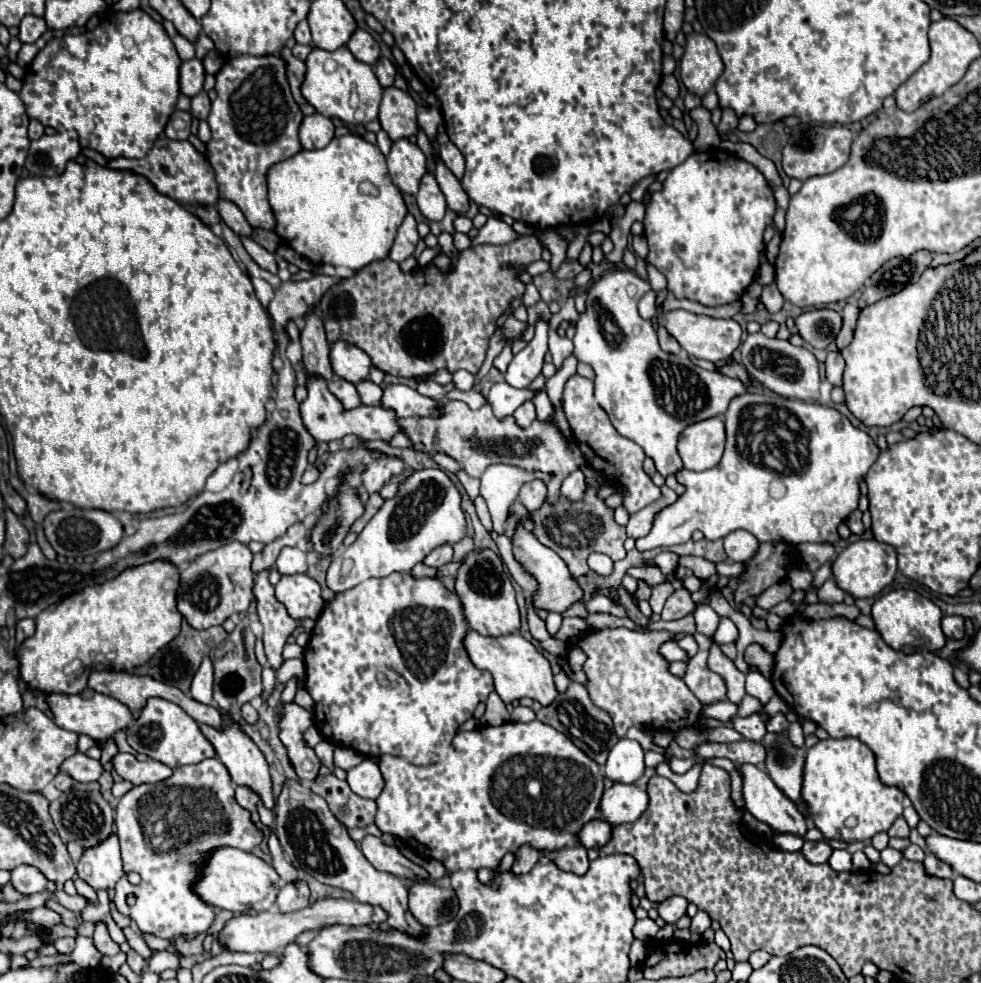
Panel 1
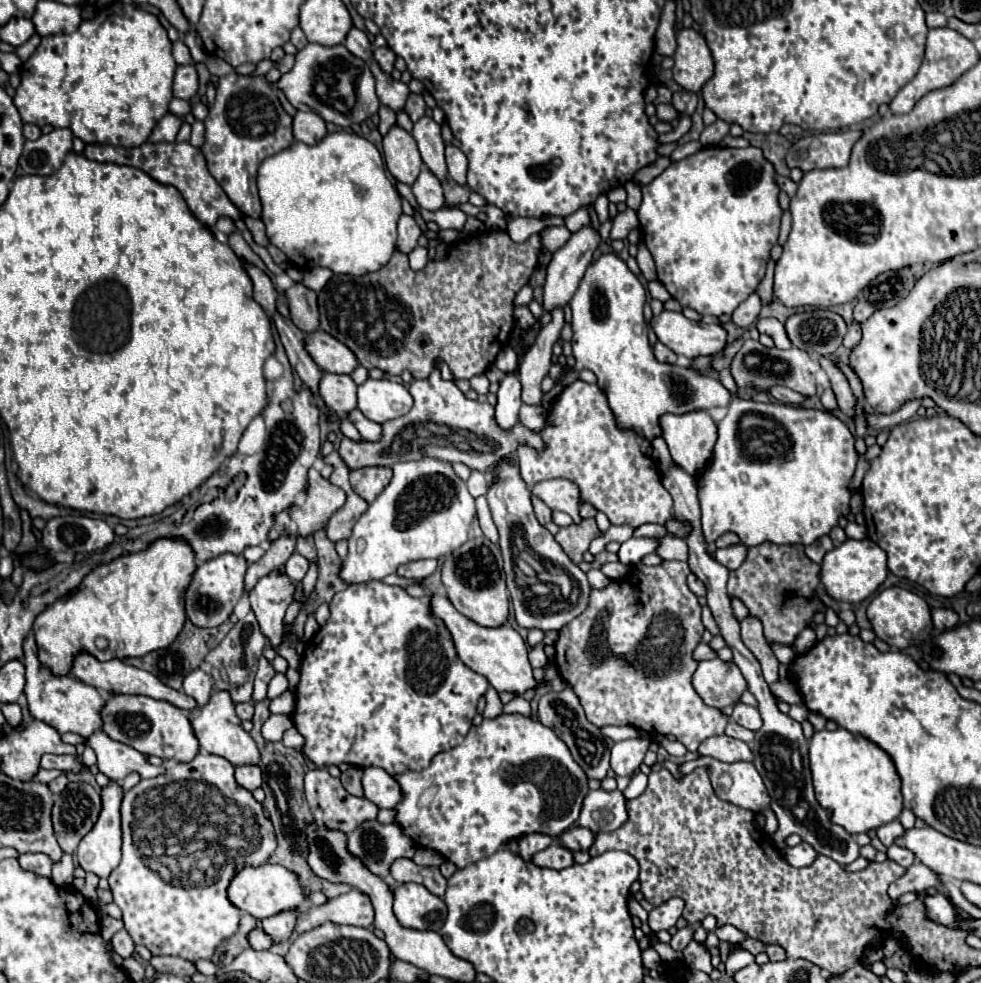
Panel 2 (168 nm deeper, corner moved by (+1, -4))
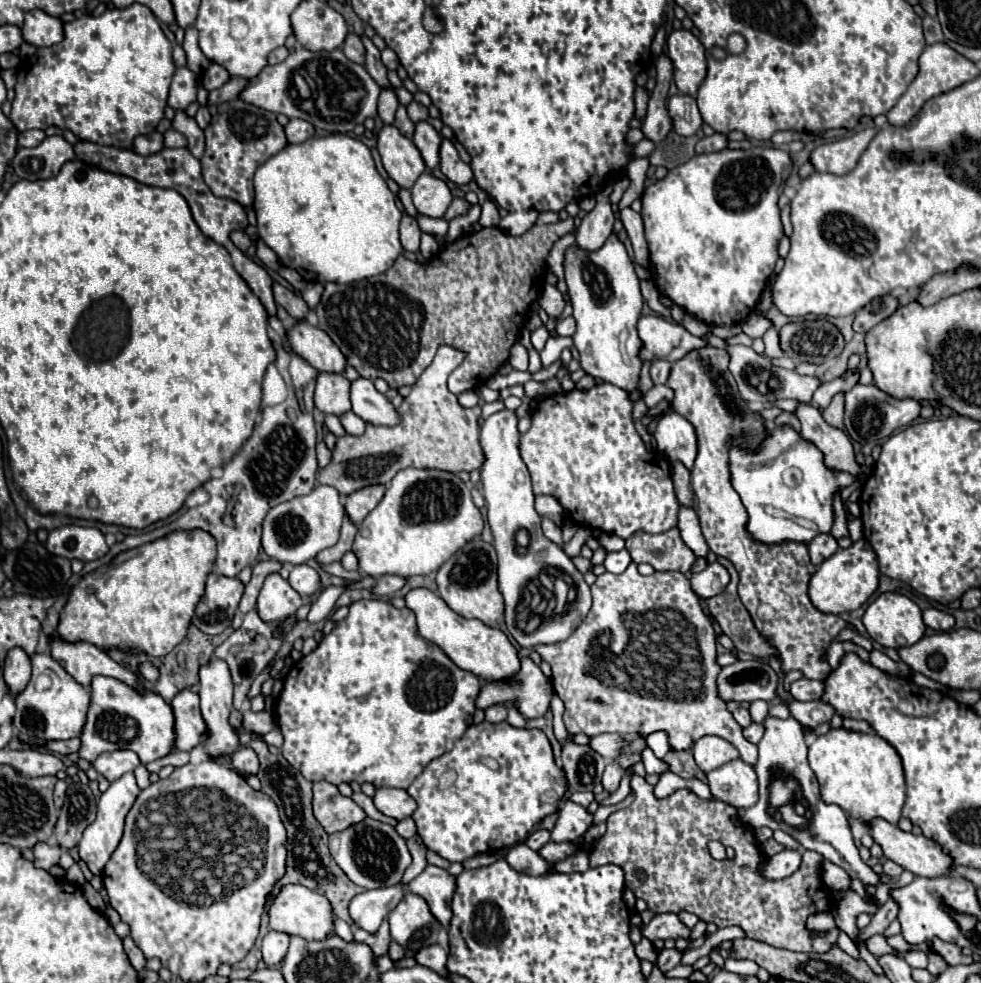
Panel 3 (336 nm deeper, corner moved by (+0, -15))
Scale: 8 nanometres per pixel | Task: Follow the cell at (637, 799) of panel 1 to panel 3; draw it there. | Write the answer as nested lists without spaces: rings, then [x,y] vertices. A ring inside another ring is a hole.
[[[564,801],[558,821],[554,829],[550,831],[550,841],[572,841],[580,835],[584,835],[592,825],[592,815],[586,811],[586,807],[580,807],[572,801]]]

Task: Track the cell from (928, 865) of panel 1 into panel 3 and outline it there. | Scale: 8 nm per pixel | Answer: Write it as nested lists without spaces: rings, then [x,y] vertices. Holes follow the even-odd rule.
[[[892,899],[886,901],[886,903],[880,907],[880,911],[872,917],[870,925],[864,927],[864,929],[860,929],[858,939],[860,939],[862,943],[866,943],[872,935],[876,935],[876,933],[884,933],[886,927],[896,919],[896,915],[898,915],[898,905],[896,905]]]

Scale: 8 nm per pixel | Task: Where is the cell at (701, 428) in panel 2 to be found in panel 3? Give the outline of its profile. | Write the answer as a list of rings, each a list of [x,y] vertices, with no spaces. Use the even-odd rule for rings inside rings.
[[[668,413],[658,421],[654,431],[654,439],[658,443],[658,451],[664,453],[668,461],[682,461],[688,469],[692,469],[698,445],[694,427],[678,413]]]

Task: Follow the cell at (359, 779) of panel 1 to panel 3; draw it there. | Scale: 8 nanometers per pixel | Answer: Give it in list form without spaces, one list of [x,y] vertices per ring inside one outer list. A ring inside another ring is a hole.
[[[382,787],[374,795],[374,805],[388,817],[394,819],[406,819],[416,811],[416,801],[408,795],[406,789],[394,789],[394,787]]]

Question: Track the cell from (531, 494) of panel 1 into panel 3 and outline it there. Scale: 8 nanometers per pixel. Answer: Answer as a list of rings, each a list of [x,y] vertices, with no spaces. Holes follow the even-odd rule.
[[[542,519],[542,529],[544,529],[544,535],[546,535],[552,543],[556,543],[558,547],[564,545],[564,541],[562,541],[562,531],[560,531],[560,527],[558,527],[554,521]]]

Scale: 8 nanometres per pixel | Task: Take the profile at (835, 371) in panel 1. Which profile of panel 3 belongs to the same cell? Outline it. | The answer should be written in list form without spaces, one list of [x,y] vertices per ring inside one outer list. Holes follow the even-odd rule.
[[[856,385],[846,393],[846,415],[844,415],[844,425],[848,435],[858,441],[860,445],[866,443],[882,443],[888,439],[896,429],[910,425],[914,419],[920,415],[920,403],[916,399],[894,399],[886,395],[882,389],[874,385]]]

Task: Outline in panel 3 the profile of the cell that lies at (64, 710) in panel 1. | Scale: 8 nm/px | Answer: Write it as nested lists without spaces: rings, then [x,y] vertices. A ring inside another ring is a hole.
[[[36,653],[32,657],[32,677],[26,689],[14,697],[14,705],[16,715],[12,717],[12,725],[22,739],[72,739],[80,735],[86,723],[90,693],[84,685],[76,683],[72,675],[50,655]]]

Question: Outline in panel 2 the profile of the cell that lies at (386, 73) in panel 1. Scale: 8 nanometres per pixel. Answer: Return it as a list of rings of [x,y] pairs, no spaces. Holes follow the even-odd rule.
[[[375,48],[373,58],[377,60],[377,64],[381,66],[381,70],[383,70],[385,74],[391,74],[393,64],[395,64],[395,54],[393,54],[391,48]]]

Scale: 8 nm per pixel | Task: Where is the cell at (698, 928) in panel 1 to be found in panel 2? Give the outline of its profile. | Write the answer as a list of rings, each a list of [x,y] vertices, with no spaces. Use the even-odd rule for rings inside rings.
[[[687,926],[687,928],[681,928],[677,930],[677,934],[671,938],[671,948],[677,950],[677,952],[683,952],[685,946],[693,940],[693,928]]]

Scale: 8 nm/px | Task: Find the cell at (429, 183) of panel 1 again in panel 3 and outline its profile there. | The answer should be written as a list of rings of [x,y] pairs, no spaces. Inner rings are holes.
[[[422,173],[412,187],[412,201],[418,213],[428,217],[444,217],[452,201],[452,193],[442,179]]]

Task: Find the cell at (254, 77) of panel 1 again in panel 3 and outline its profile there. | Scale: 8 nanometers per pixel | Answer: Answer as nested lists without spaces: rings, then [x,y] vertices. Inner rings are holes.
[[[232,99],[228,103],[218,105],[218,115],[220,119],[210,123],[204,131],[206,151],[200,159],[204,181],[214,195],[234,199],[240,205],[252,205],[254,201],[252,175],[266,159],[270,159],[272,155],[282,151],[282,147],[288,145],[284,129],[276,121],[274,113],[248,105],[240,99]]]

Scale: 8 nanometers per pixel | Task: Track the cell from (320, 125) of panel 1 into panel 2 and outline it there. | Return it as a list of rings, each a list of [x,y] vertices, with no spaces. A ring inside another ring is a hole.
[[[297,112],[293,118],[293,136],[303,144],[317,144],[327,136],[327,126],[315,112]]]

